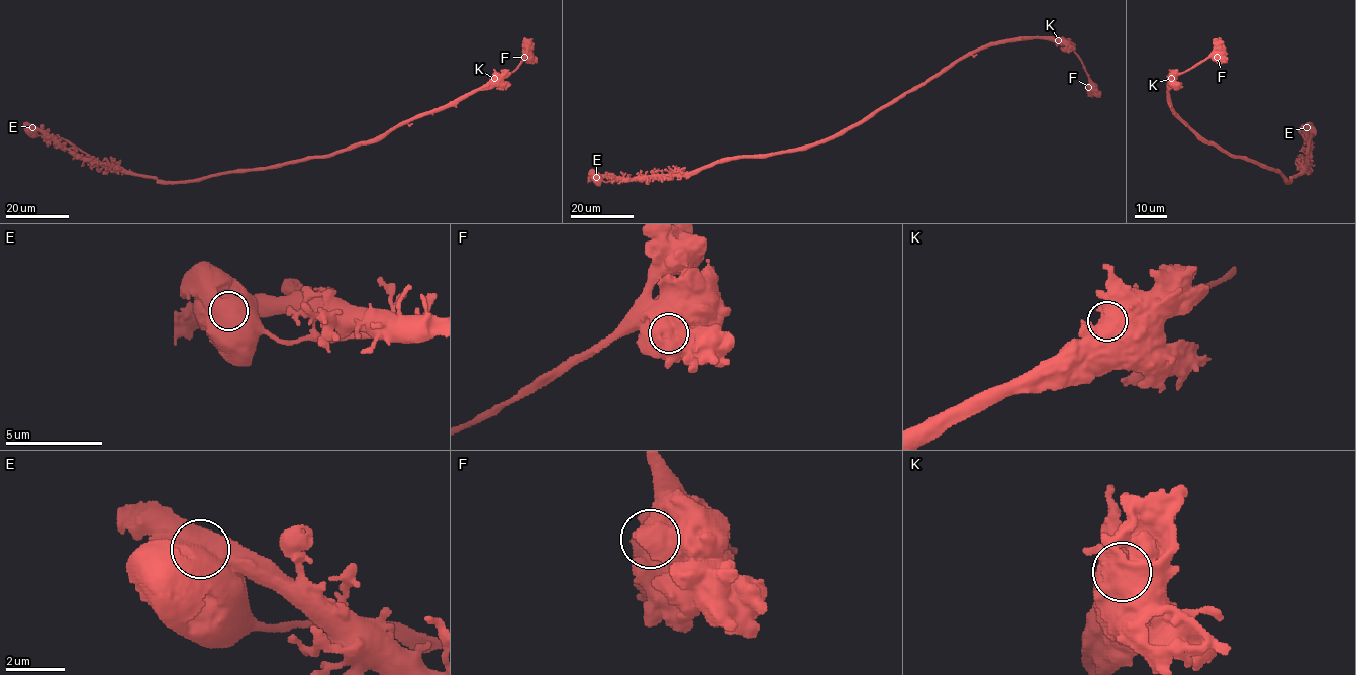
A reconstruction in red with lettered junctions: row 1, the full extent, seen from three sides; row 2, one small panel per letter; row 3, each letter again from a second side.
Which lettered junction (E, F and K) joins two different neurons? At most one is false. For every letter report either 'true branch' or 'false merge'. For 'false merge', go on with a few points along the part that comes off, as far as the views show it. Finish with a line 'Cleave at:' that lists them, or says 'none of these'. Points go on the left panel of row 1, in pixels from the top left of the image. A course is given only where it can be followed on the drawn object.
E: false merge | (32, 127), (38, 135), (62, 137), (87, 154)
F: true branch
K: true branch
Cleave at: E

